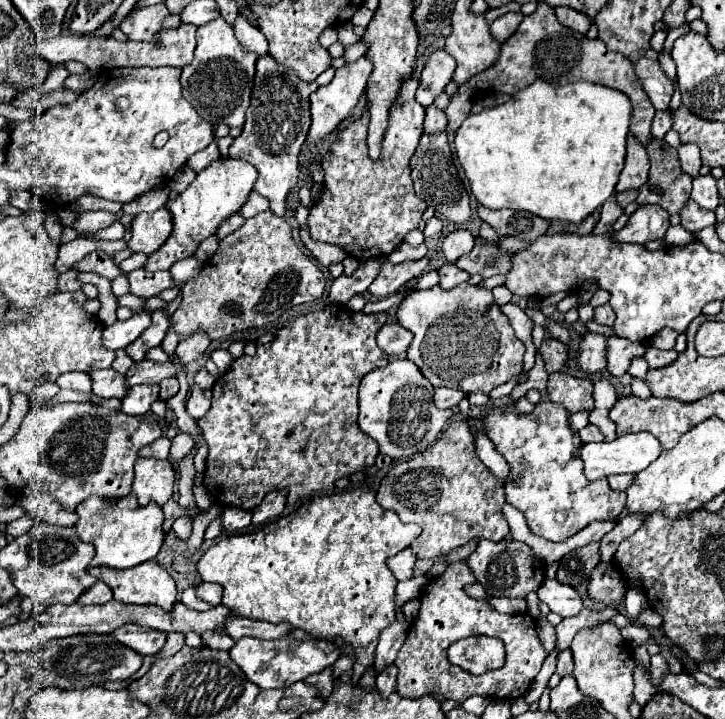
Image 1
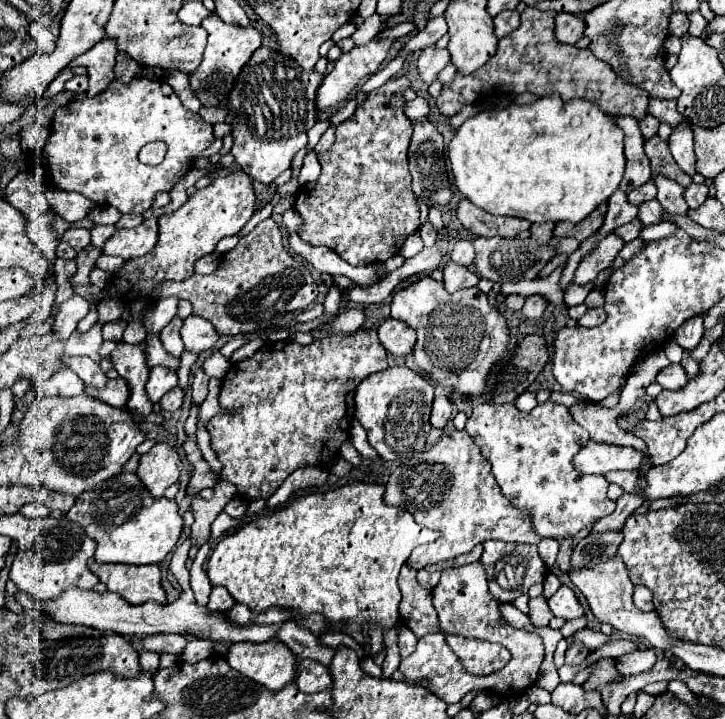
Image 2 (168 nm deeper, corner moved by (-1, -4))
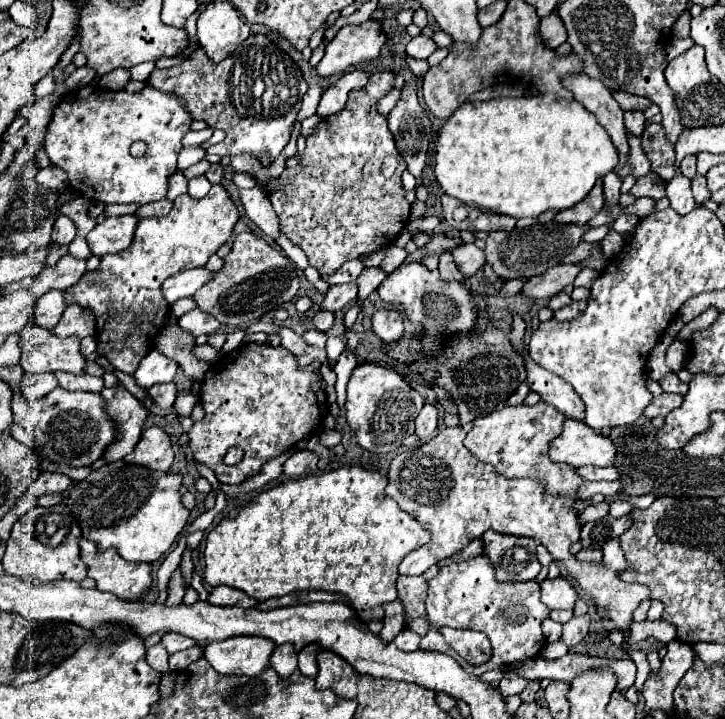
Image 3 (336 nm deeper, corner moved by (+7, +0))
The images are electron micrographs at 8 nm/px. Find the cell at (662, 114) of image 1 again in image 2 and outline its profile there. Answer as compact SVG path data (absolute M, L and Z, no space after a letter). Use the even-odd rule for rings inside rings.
M648 114L648 116L640 122L642 136L644 136L644 138L652 138L652 136L656 136L656 134L658 134L658 126L660 126L660 122L658 122L652 114Z

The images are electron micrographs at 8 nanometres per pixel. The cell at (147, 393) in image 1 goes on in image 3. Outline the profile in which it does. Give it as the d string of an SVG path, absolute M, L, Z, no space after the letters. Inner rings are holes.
M152 348L140 362L134 378L138 382L138 386L142 388L150 388L152 384L164 384L164 382L172 382L174 374L178 370L178 364L170 358L166 358L164 354L160 354L156 348Z

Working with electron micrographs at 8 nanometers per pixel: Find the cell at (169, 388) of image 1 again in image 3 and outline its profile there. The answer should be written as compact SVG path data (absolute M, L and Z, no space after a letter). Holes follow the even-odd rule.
M174 382L156 384L148 390L148 394L160 408L172 408L172 404L176 400L176 386L174 386Z

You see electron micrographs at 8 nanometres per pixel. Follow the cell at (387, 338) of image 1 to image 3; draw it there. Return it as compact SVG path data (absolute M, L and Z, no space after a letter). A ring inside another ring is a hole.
M380 308L372 318L372 330L384 342L394 342L404 332L404 314L396 308Z

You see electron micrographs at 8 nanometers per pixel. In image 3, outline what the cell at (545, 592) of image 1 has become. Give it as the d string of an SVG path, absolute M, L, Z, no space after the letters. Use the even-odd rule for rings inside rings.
M558 576L558 578L544 578L540 582L540 588L542 588L542 602L550 608L550 610L572 610L574 608L574 602L578 598L574 586L564 578L564 576Z

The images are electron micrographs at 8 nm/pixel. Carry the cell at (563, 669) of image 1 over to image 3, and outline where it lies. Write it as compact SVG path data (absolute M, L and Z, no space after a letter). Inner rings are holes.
M572 616L566 624L564 624L564 634L562 634L562 642L566 642L568 646L576 646L578 642L584 640L584 636L588 634L588 624L590 624L590 616Z

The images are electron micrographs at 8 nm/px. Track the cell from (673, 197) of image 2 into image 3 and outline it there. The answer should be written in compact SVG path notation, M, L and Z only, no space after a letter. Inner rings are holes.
M628 134L628 146L630 146L630 152L628 152L628 164L626 164L624 168L616 168L614 172L616 172L620 178L624 178L624 176L628 176L628 174L632 174L634 178L646 176L652 168L650 168L648 156L646 156L644 150L642 150L640 138ZM628 166L630 166L630 168L628 168Z

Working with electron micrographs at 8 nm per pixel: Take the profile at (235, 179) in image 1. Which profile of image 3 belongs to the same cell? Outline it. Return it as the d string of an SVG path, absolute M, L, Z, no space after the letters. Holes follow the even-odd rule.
M220 184L212 186L202 200L192 200L188 194L178 196L168 216L142 218L128 250L104 256L98 270L86 272L66 290L66 306L78 304L96 316L96 354L108 358L114 370L134 374L138 362L150 352L154 336L164 328L170 312L162 296L162 282L178 272L202 268L208 258L230 240L236 222L238 210Z

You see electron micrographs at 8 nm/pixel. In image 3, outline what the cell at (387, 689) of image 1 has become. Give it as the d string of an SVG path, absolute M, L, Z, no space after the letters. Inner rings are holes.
M396 598L388 604L384 604L384 628L380 632L380 638L390 644L394 640L394 636L404 628L404 608L402 608L402 600Z

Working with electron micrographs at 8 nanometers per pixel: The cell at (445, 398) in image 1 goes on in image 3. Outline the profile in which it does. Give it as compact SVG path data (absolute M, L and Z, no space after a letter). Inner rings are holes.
M424 404L416 418L416 436L418 440L428 440L438 428L438 408L432 404Z

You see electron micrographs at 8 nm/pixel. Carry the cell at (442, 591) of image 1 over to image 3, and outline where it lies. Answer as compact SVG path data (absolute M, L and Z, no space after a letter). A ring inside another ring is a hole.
M476 556L464 562L452 562L440 568L438 576L428 582L428 598L426 598L426 614L430 620L430 630L422 638L422 650L436 650L452 656L468 672L474 676L484 674L486 670L496 670L500 666L512 666L518 660L526 660L538 656L544 648L546 638L542 634L542 620L550 616L550 608L540 602L540 586L538 582L498 582L494 576L494 568L488 556ZM442 626L462 628L462 630L478 630L484 632L492 644L492 656L482 666L472 666L448 647L440 632Z

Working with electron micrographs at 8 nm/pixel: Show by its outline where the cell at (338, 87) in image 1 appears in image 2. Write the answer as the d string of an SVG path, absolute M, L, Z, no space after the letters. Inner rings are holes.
M374 38L372 42L364 46L354 46L354 50L342 54L334 70L324 78L322 86L316 92L318 110L322 114L330 114L346 104L352 90L356 90L360 82L366 80L366 76L370 78L378 72L378 66L386 58L390 44L392 40L380 42L378 38Z

